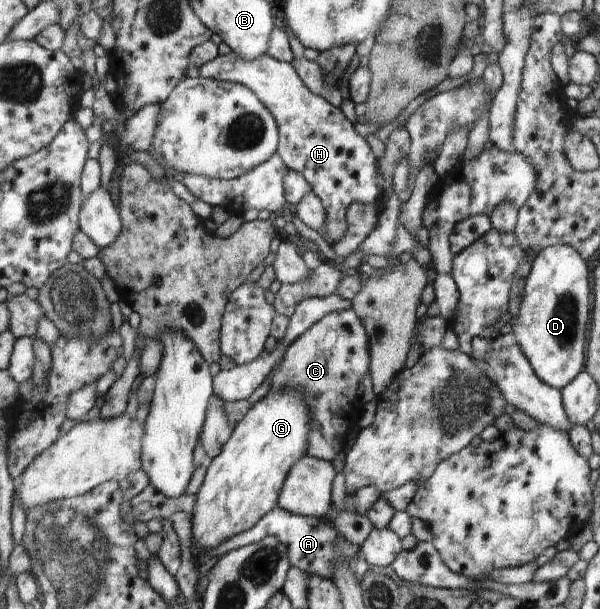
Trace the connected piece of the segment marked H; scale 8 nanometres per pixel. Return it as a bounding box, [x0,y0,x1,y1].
[199,53,379,245]

